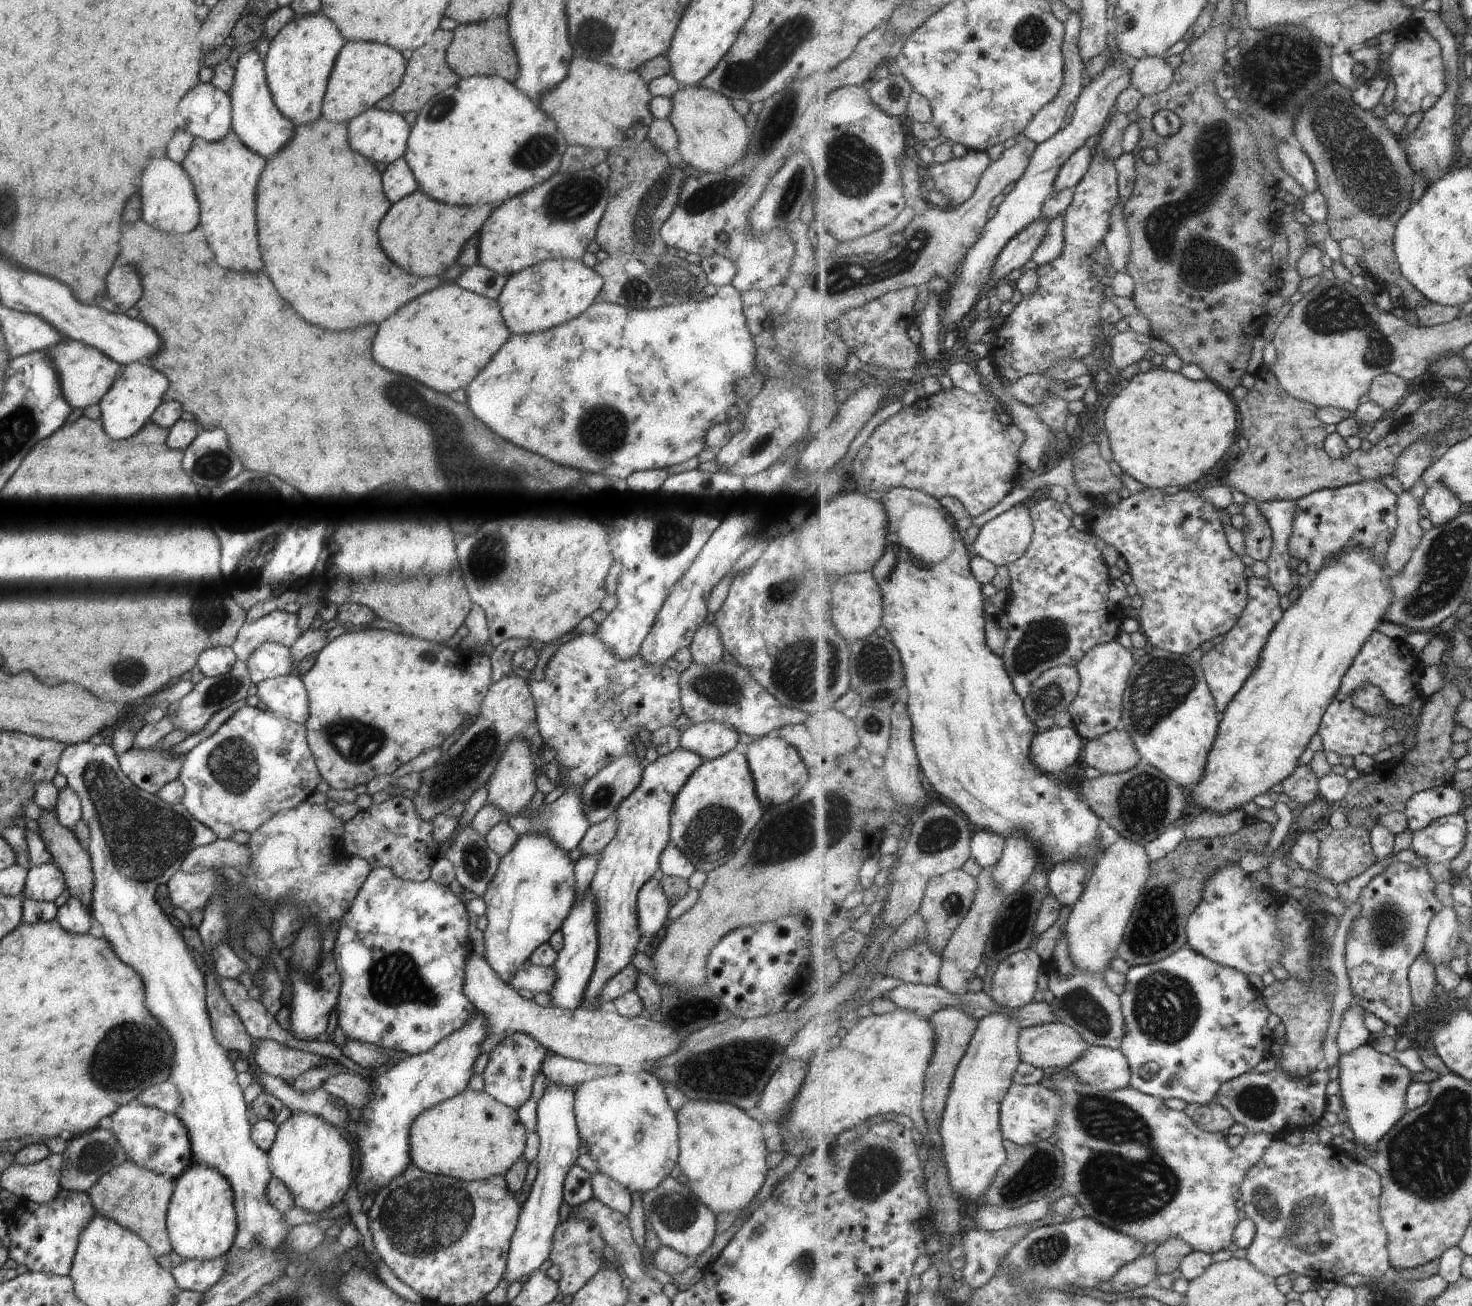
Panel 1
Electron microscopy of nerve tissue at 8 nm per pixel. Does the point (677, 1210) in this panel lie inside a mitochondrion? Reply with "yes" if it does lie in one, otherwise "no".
yes

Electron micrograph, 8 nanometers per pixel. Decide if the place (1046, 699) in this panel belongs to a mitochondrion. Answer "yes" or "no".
yes

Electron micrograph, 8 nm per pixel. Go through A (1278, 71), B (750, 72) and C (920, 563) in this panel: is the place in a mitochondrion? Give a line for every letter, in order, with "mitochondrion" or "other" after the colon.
A: mitochondrion
B: mitochondrion
C: mitochondrion

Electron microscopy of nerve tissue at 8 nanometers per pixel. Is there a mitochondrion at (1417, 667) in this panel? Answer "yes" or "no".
no

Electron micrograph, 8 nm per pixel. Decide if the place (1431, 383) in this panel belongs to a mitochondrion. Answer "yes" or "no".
no

